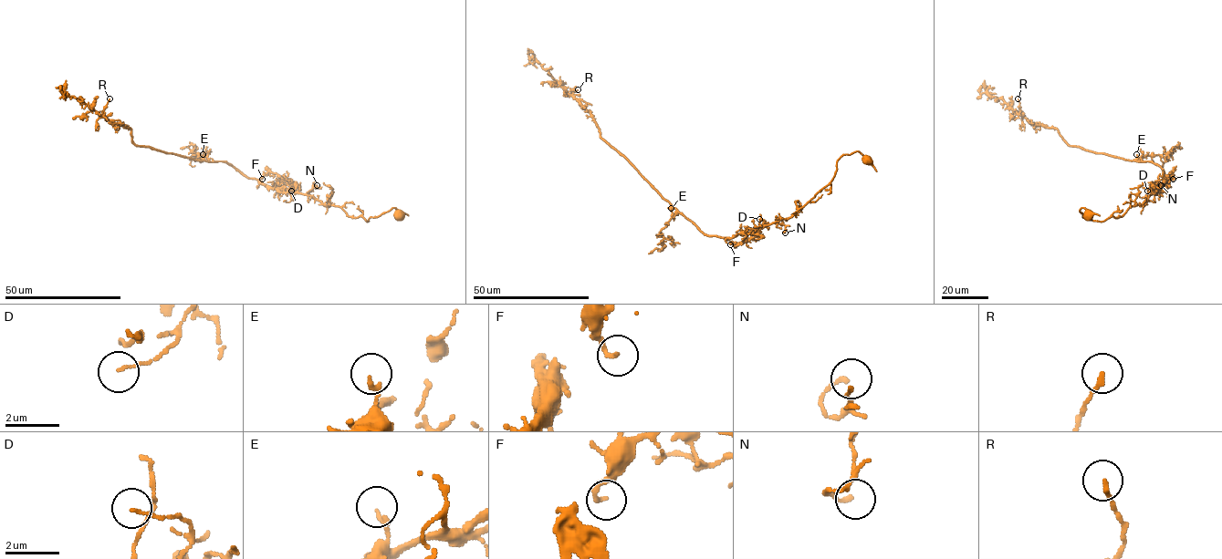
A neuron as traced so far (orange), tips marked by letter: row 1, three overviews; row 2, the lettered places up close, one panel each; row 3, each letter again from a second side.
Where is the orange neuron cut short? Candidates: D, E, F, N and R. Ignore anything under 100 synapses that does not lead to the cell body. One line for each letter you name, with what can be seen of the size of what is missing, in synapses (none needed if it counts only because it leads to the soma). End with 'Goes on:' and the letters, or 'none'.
Goes on: none

